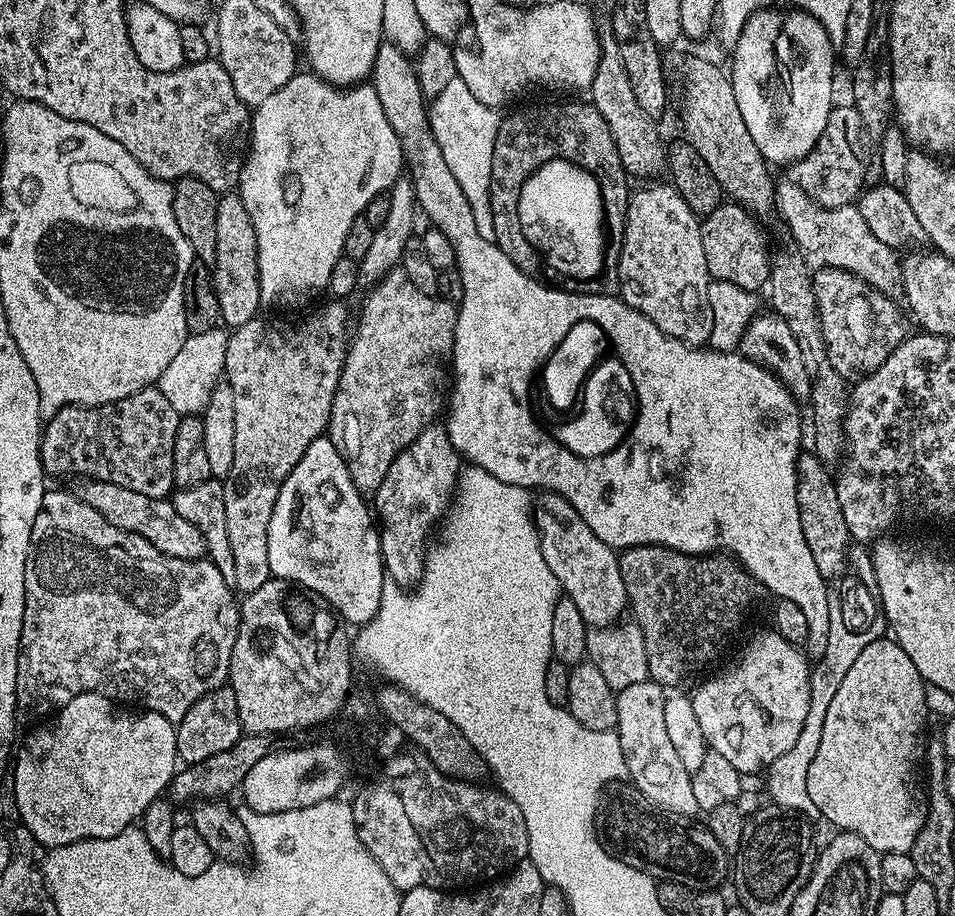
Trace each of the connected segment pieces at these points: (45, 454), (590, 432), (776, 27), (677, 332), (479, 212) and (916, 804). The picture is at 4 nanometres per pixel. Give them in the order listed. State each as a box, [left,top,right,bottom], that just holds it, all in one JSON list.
[[40,387,181,499],[542,358,636,458],[730,6,838,166],[616,183,712,344],[426,81,501,237],[806,638,930,854]]

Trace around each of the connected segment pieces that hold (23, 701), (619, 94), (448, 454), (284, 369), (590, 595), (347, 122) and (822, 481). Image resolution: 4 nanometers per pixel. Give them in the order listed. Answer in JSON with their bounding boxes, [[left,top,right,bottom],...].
[[16,491,240,722],[590,27,666,176],[374,422,462,590],[223,298,350,594],[534,491,628,628],[238,70,405,305],[796,454,850,582]]

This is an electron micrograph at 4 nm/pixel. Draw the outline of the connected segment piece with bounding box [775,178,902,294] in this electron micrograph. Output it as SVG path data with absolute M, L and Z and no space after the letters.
M788 178L775 185L775 194L775 211L784 219L789 234L796 239L798 247L808 248L810 255L817 256L821 265L854 274L879 292L892 294L895 293L895 288L897 290L901 287L902 260L897 249L886 245L870 230L855 203L827 208L814 202L814 198L806 194L806 190L802 190Z

